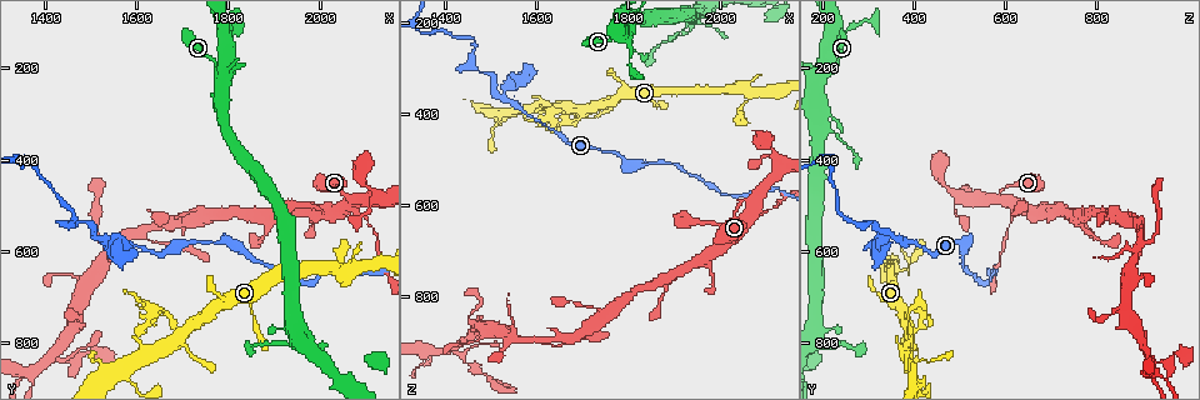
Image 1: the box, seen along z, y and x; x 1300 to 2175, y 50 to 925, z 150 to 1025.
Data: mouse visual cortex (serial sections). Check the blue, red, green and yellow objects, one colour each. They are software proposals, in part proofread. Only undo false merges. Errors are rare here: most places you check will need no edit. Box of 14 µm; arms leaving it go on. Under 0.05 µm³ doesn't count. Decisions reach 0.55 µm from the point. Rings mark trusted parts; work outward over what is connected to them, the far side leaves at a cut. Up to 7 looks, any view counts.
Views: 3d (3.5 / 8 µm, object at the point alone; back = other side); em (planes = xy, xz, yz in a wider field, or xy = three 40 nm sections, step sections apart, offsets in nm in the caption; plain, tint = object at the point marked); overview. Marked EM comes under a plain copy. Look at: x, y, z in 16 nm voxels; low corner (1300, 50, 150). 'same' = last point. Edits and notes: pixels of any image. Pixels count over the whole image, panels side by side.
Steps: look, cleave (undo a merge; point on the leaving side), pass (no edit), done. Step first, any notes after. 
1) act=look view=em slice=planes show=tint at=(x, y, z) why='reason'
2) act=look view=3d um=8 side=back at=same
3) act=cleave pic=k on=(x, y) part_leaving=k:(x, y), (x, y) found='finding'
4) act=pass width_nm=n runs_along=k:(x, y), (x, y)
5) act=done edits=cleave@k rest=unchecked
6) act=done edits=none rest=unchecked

act=look view=3d um=3.5 at=(1520, 570, 365) why='a fork'

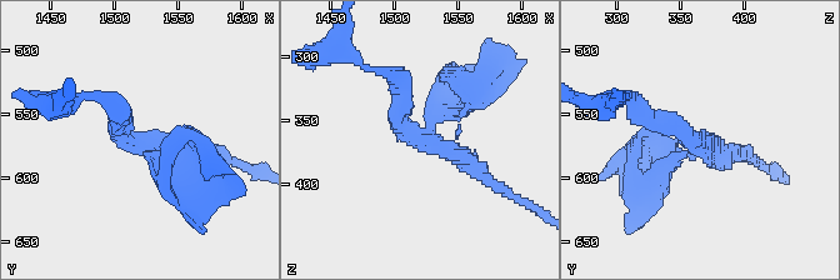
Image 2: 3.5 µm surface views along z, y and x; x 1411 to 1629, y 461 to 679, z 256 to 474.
act=look view=em slice=xy step=1 show=tint at=(1522, 576, 368)

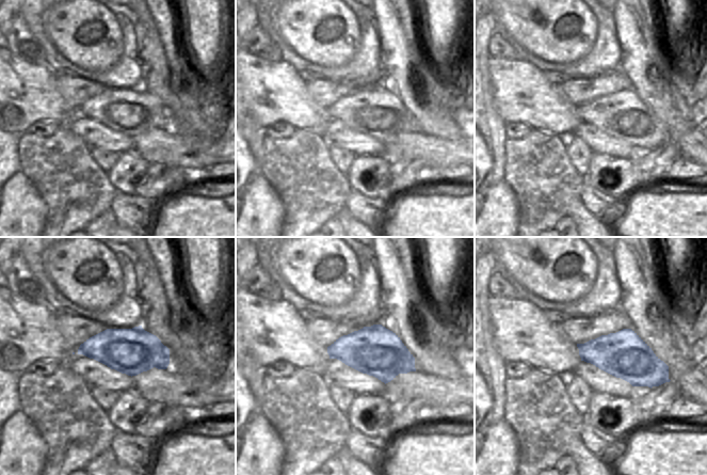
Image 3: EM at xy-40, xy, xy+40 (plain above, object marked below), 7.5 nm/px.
act=cleave pic=2 on=(461, 103) arm_widths_nm=150,200,200 part_leaving=2:(428, 129), (501, 84), (496, 68) found='a second cell is stuck on'

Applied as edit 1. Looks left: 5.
act=look view=3d um=3.5 at=(2070, 480, 590) why='a narrow waist'

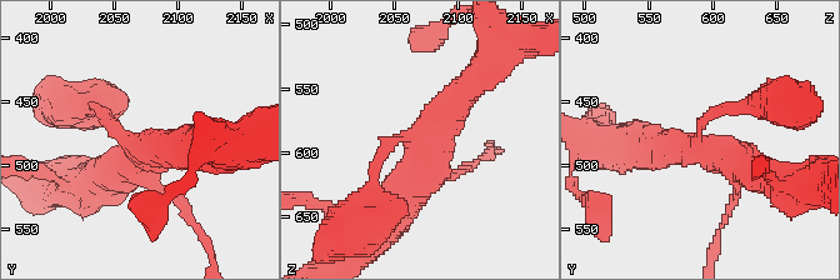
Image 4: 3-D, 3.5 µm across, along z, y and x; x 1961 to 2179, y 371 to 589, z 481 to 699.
act=look view=em slice=xy step=2 show=tint at=(2066, 486, 590) arms=4 arm_widths_nm=150,150,400,450 why='now the EM'

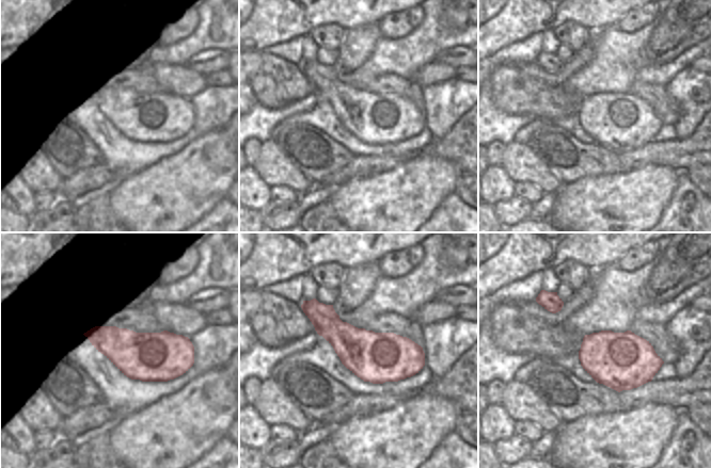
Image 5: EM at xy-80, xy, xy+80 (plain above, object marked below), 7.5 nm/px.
act=look view=em slice=xy step=1 show=tint at=same

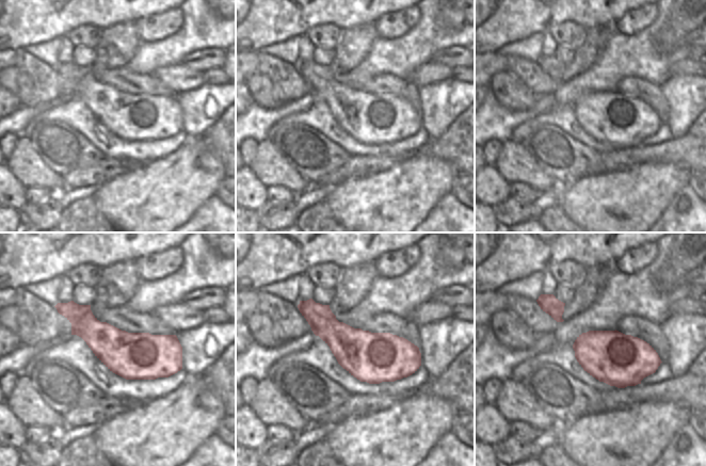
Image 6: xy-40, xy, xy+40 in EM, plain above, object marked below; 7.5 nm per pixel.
act=pass width_nm=380 runs_along=6:(61, 309), (125, 354), (179, 366) found='one cell here'

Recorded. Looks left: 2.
act=look view=3d um=8 at=(1620, 560, 895) why='abrupt turn'

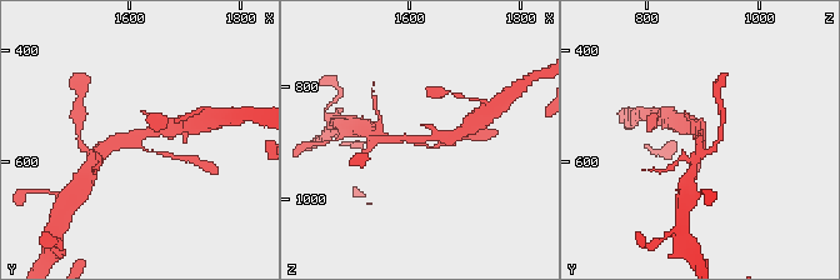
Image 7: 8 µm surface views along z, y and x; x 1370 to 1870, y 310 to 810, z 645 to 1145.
act=look view=em slice=xy step=5 show=tint at=(1615, 565, 895) arms=3 arm_widths_nm=100,250,300

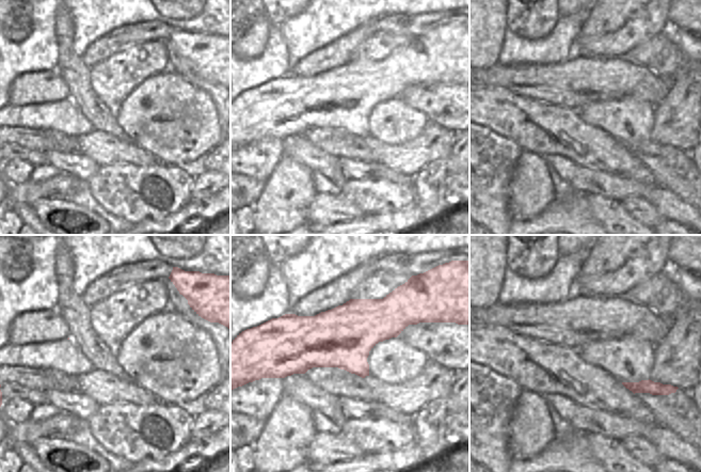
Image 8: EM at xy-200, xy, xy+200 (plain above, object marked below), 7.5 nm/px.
act=pass runs_along=7:(169, 126), (153, 126), (103, 153) found='one cell here'

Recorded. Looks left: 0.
act=done edits=cleave@2 rest=unchecked

